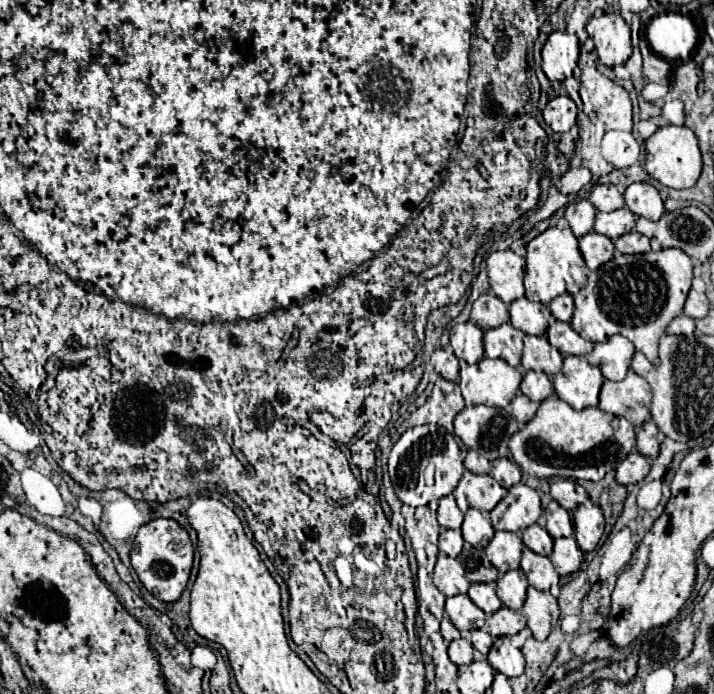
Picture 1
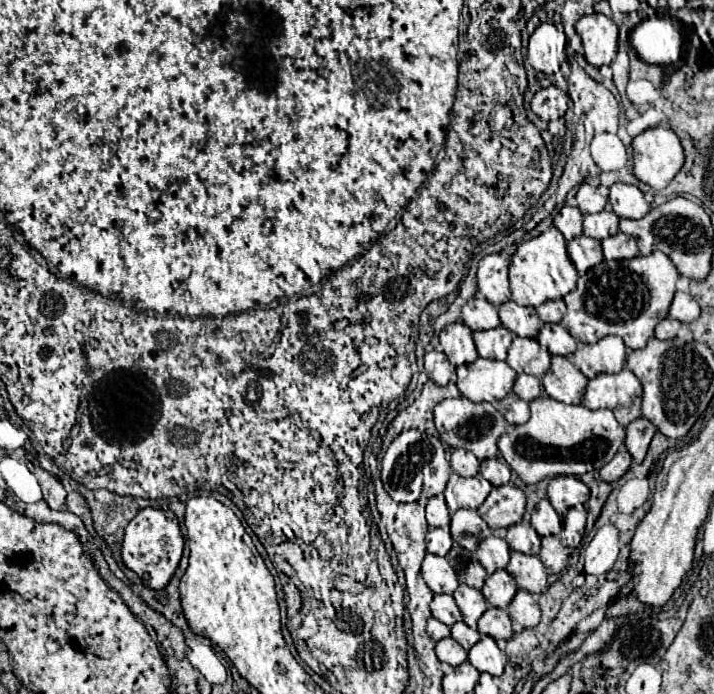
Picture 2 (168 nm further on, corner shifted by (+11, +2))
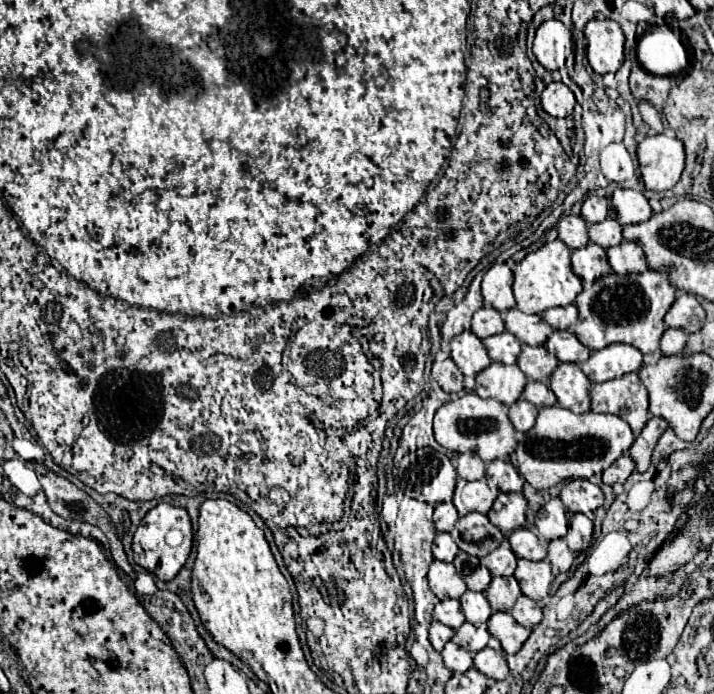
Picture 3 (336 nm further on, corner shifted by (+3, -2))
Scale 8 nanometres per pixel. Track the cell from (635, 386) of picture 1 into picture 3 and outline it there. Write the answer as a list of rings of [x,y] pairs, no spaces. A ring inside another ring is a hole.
[[[637,373],[595,383],[591,387],[591,411],[611,413],[629,423],[633,435],[639,435],[649,421],[649,395]]]

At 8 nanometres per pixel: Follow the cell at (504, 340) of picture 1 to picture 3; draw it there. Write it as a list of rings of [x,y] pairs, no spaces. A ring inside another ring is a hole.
[[[503,331],[499,335],[491,335],[491,337],[483,339],[483,345],[487,347],[491,361],[505,363],[505,365],[513,365],[521,351],[519,339],[515,335],[511,335],[509,331]]]

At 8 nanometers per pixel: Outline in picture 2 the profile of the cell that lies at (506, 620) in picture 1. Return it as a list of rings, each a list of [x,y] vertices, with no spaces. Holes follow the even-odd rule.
[[[489,607],[481,619],[479,619],[479,633],[489,635],[493,639],[511,639],[513,637],[513,629],[511,629],[511,619],[503,609],[497,607]]]

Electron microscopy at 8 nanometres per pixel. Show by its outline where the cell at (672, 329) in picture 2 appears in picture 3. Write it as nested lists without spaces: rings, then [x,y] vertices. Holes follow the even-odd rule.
[[[667,329],[661,337],[661,355],[673,355],[673,353],[683,353],[687,343],[687,335],[681,329]]]

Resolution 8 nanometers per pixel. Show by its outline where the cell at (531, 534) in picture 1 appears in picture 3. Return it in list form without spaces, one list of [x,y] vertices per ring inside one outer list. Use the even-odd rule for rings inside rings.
[[[527,528],[515,529],[509,535],[509,543],[519,559],[541,561],[546,558],[548,542],[537,539],[534,531],[529,531]]]

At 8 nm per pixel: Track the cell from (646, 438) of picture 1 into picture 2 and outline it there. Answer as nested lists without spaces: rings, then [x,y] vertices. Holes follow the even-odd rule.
[[[639,417],[627,425],[625,447],[631,453],[635,463],[641,463],[645,459],[645,453],[649,449],[653,435],[655,435],[655,427],[645,417]]]

